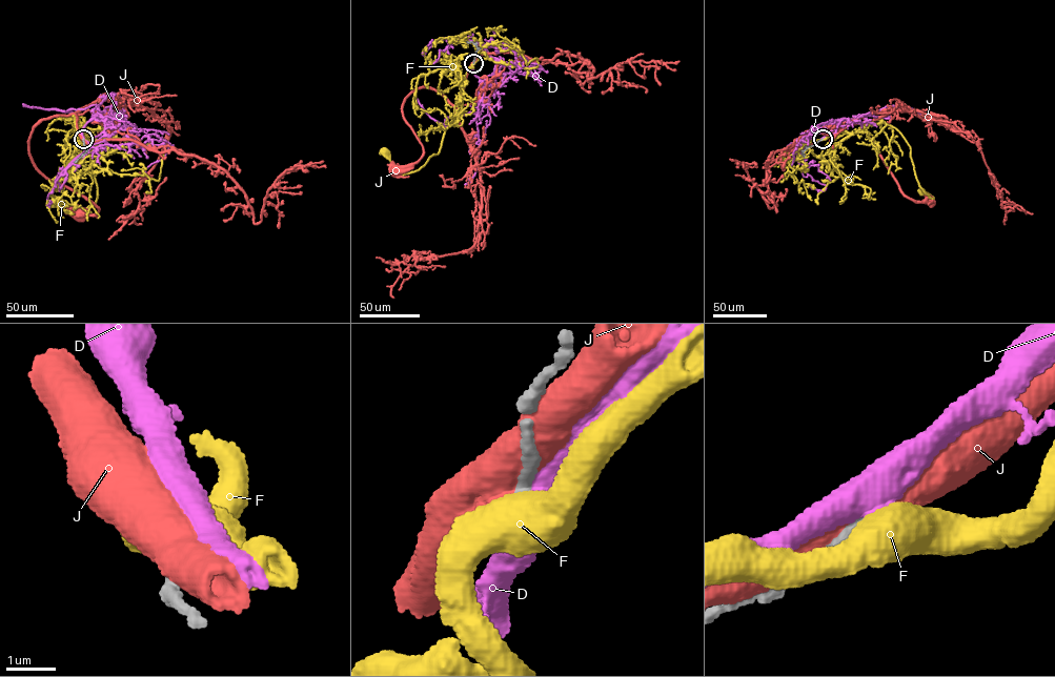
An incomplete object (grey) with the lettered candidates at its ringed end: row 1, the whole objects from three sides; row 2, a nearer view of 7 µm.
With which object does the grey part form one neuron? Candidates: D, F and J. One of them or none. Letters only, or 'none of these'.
none of these

